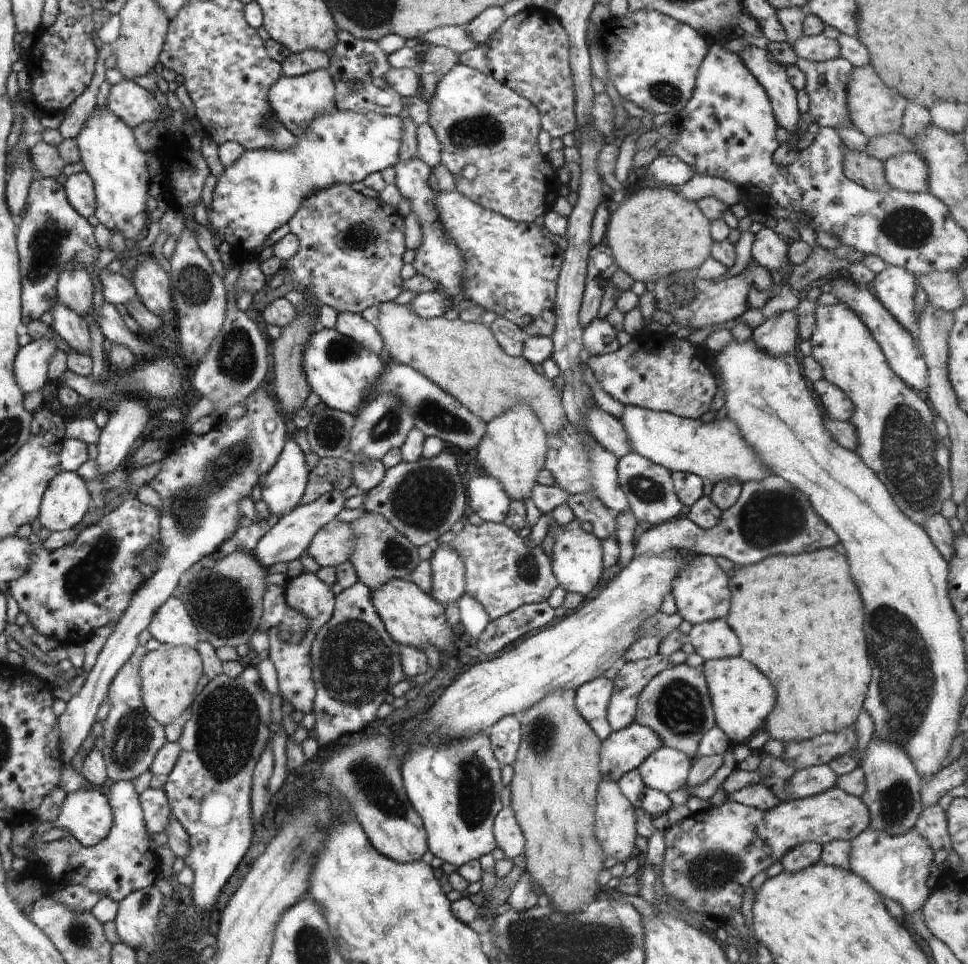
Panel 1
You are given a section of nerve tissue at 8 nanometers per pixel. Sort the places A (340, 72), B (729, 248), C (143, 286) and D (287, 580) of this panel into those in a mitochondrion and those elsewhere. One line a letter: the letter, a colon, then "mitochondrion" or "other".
A: other
B: other
C: other
D: other

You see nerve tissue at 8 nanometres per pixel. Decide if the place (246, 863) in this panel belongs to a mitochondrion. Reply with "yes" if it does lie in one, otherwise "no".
no

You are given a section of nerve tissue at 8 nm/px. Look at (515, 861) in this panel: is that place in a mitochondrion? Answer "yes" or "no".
no

